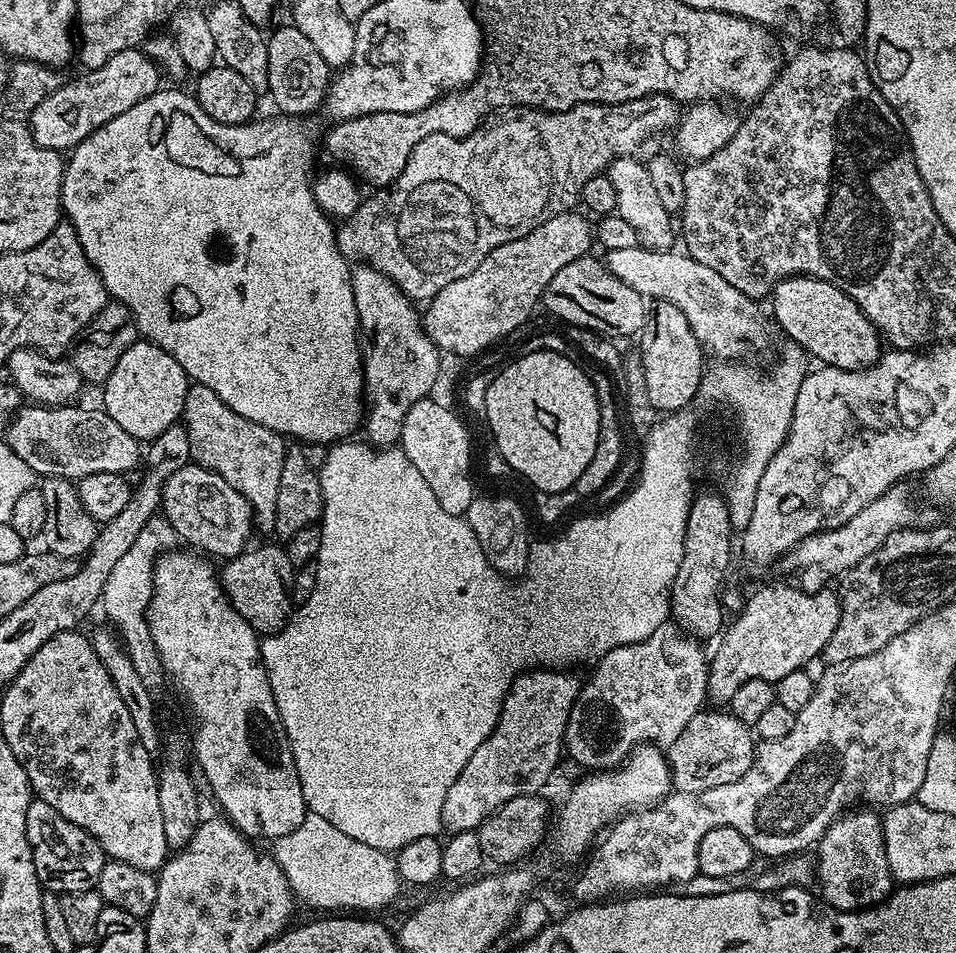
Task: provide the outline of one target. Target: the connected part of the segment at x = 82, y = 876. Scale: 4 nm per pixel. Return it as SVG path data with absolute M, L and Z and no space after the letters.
M34 798L26 810L26 838L30 842L34 869L44 890L63 894L95 889L106 857L102 846L98 846L96 839L82 826L74 826L74 822L62 818L54 806Z

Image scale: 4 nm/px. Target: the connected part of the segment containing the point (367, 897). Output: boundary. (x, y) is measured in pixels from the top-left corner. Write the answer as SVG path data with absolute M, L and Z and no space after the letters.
M313 812L305 815L298 830L290 830L290 834L271 841L270 854L286 874L297 901L312 908L325 908L323 911L328 914L341 910L376 914L402 889L396 861L389 853L366 846L366 842L358 842L350 834L342 834L338 826L330 826L326 818Z

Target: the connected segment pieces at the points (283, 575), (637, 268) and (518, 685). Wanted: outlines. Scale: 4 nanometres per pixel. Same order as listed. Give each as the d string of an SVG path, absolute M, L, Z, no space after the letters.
M279 543L276 544L264 544L253 552L244 550L239 556L229 559L223 565L225 568L221 567L218 572L228 601L261 637L273 636L280 631L294 611L291 594L294 569L287 551Z
M637 246L608 252L606 263L614 278L622 278L622 282L638 290L640 296L652 302L665 300L678 306L678 310L686 314L686 322L690 322L701 347L717 359L735 359L736 346L743 343L766 343L768 324L760 313L761 305L742 294L742 290L730 286L730 282L726 282L722 274L710 270L710 266L702 266L694 257L676 251Z
M529 670L520 673L510 686L508 697L500 711L496 728L474 750L470 762L462 766L462 774L454 778L454 786L450 786L450 794L446 794L446 802L442 806L442 822L449 833L474 832L484 820L496 812L515 796L535 796L540 787L552 776L564 748L564 731L570 718L570 710L578 698L582 687L581 681L572 677L568 670Z

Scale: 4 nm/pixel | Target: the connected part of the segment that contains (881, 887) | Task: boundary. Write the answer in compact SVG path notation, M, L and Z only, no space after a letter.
M868 806L861 808L864 808L861 812L848 810L837 816L834 823L824 831L824 837L818 841L818 847L815 849L817 852L814 864L818 869L818 876L820 872L819 895L824 903L843 912L875 908L894 891L892 867L888 864L884 845L881 813Z

